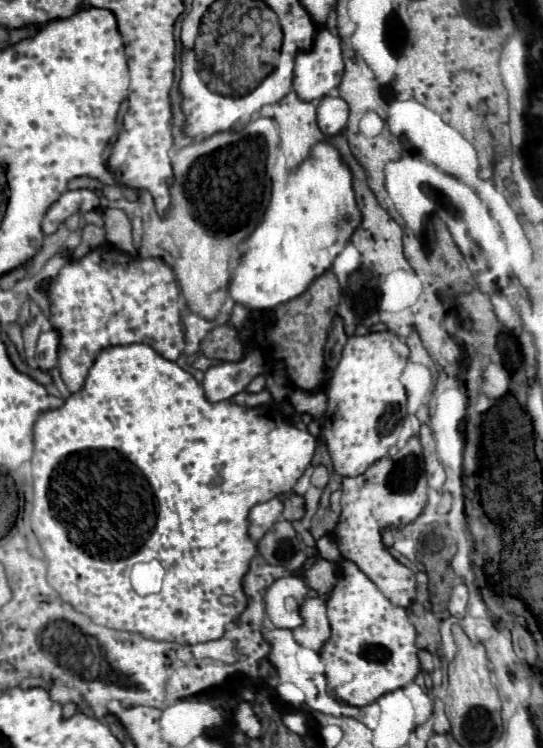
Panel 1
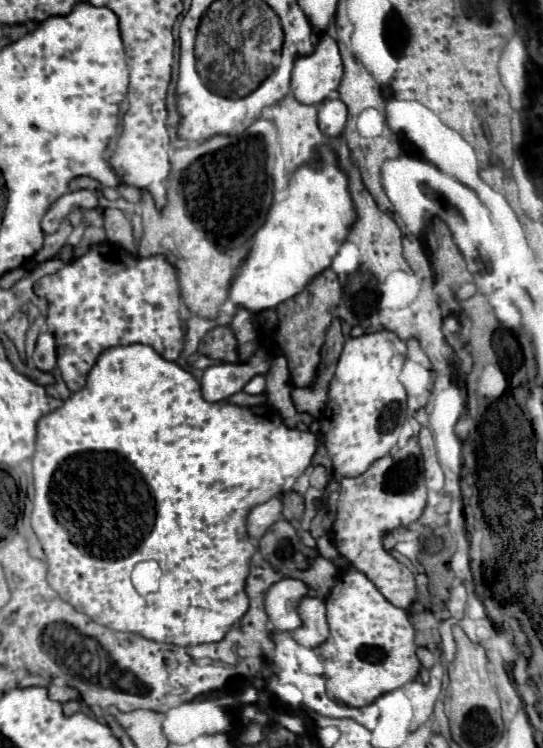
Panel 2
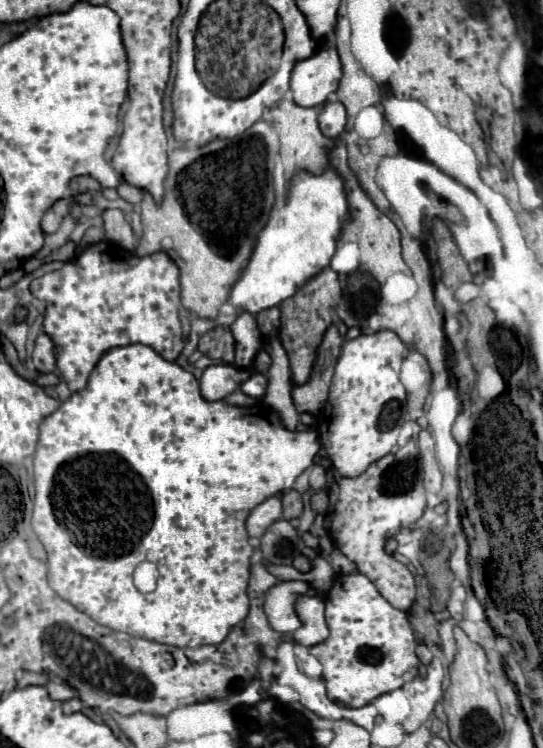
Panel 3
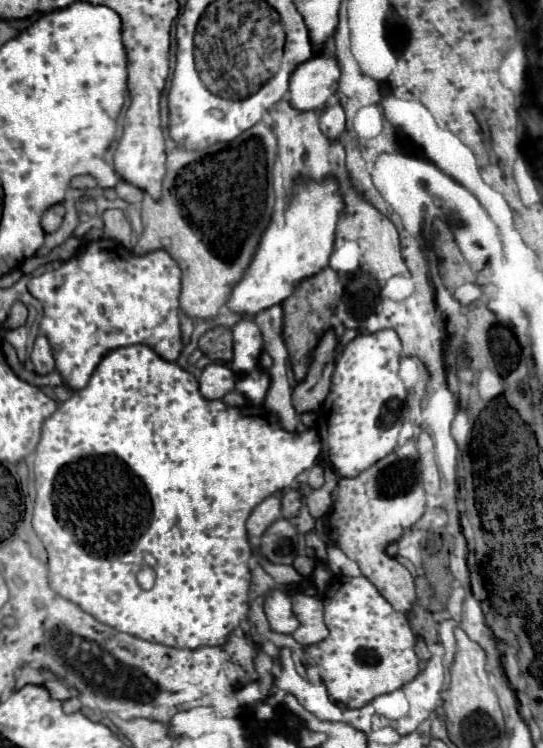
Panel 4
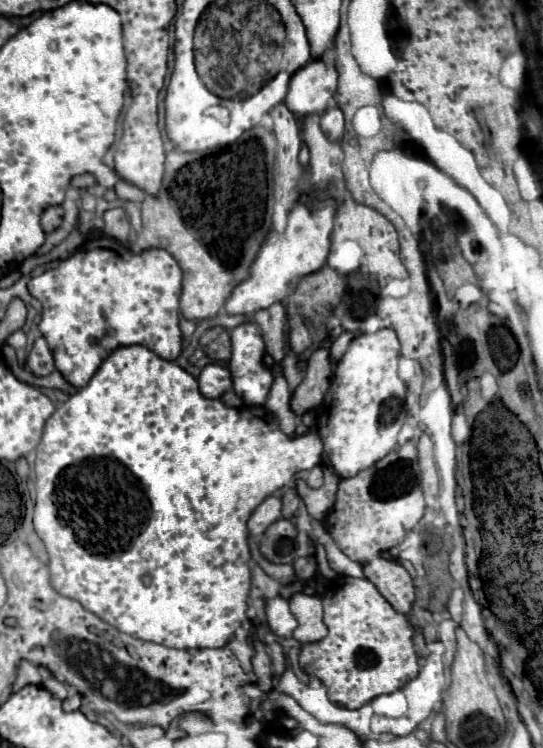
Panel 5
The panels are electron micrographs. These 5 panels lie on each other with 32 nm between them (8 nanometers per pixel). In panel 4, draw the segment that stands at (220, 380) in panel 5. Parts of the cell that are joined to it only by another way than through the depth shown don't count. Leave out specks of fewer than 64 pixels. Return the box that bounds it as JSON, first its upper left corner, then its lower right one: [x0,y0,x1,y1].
[200,364,242,400]

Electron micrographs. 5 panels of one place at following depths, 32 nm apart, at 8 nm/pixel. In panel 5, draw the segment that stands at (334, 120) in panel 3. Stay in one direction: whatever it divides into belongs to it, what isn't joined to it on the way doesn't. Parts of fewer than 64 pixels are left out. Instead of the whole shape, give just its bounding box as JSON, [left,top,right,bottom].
[320,106,344,140]

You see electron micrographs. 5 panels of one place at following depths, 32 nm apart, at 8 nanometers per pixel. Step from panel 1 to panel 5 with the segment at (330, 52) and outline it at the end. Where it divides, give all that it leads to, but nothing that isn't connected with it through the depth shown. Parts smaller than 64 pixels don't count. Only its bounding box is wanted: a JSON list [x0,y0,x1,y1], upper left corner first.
[286,60,338,116]

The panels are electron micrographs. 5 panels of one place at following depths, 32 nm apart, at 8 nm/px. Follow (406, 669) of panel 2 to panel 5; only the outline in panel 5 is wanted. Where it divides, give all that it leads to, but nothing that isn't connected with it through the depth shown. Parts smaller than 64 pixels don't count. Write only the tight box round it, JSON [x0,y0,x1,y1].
[300,576,420,708]

